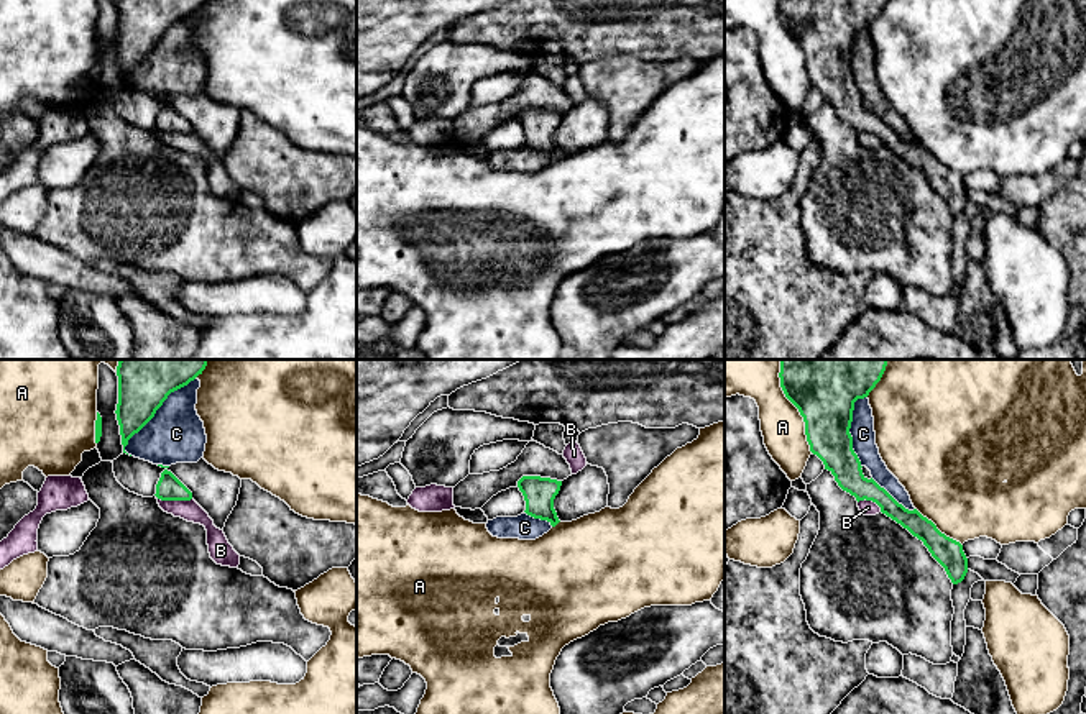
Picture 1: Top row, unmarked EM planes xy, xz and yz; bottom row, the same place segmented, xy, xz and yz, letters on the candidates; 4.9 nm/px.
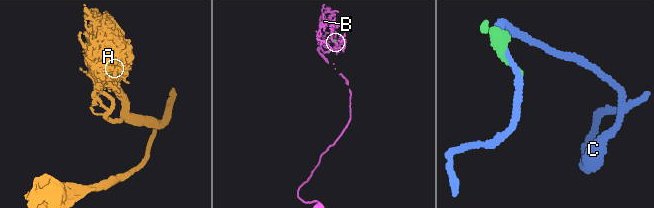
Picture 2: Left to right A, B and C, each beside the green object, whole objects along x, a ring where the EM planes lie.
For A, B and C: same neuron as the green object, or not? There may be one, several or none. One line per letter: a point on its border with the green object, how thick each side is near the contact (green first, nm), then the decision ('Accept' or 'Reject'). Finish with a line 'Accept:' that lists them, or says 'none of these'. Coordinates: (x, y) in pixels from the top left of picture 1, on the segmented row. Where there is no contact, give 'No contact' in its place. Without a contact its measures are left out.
A: Touches green at yz (794, 404). Thickness 460 nm (green) against 240 nm. Reject
B: Touches green at xy (174, 499). Thickness 120 nm (green) against 100 nm. Reject
C: Touches green at xy (155, 412). Thickness 340 nm (green) against 280 nm. Reject
Accept: none of these

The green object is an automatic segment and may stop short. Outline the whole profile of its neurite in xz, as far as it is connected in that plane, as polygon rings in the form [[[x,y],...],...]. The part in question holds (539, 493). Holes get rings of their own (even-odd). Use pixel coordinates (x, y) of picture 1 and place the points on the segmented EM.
[[[522,476],[518,481],[518,487],[526,501],[526,514],[547,520],[552,527],[555,527],[560,520],[554,509],[554,499],[559,494],[562,481],[541,478],[541,476]]]

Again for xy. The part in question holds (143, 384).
[[[120,359],[117,420],[123,453],[128,440],[138,433],[163,405],[168,396],[205,369],[209,359]]]

